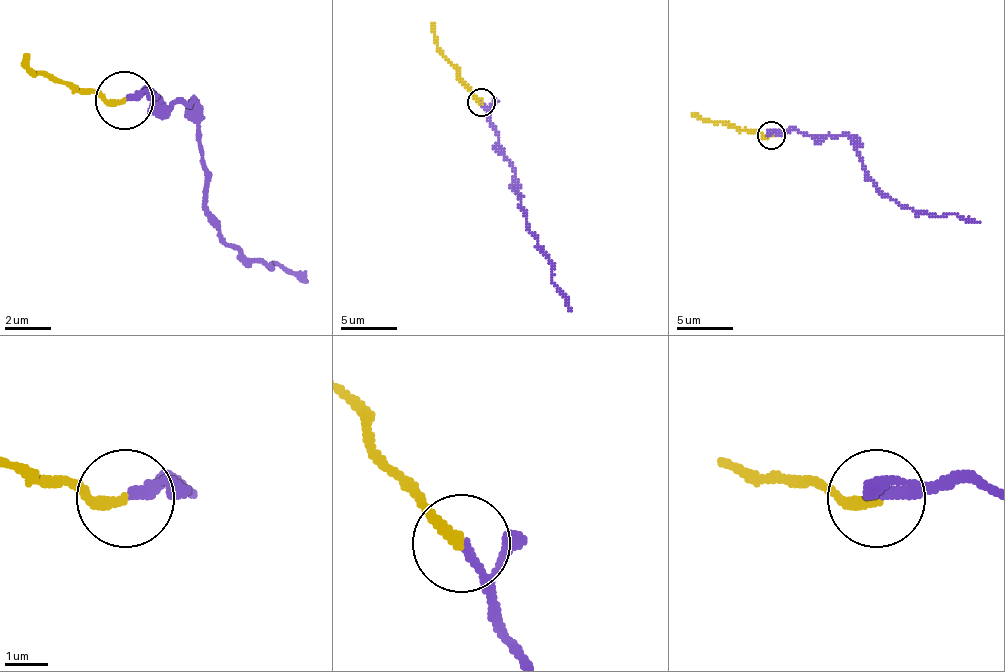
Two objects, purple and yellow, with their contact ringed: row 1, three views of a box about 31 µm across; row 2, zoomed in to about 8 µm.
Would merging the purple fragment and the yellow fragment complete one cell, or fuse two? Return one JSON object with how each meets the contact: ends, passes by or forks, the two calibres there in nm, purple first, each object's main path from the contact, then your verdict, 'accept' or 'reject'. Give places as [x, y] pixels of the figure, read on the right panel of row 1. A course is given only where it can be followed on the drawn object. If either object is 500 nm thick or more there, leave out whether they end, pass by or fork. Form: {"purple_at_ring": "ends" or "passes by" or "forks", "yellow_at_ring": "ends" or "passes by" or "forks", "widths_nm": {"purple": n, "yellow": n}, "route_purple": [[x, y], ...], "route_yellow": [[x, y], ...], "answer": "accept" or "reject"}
{"purple_at_ring": "passes by", "yellow_at_ring": "ends", "widths_nm": {"purple": 150, "yellow": 240}, "route_purple": [[770, 135], [795, 130], [846, 135], [865, 174], [893, 200], [929, 216], [980, 222]], "route_yellow": [[770, 135], [692, 113]], "answer": "accept"}

